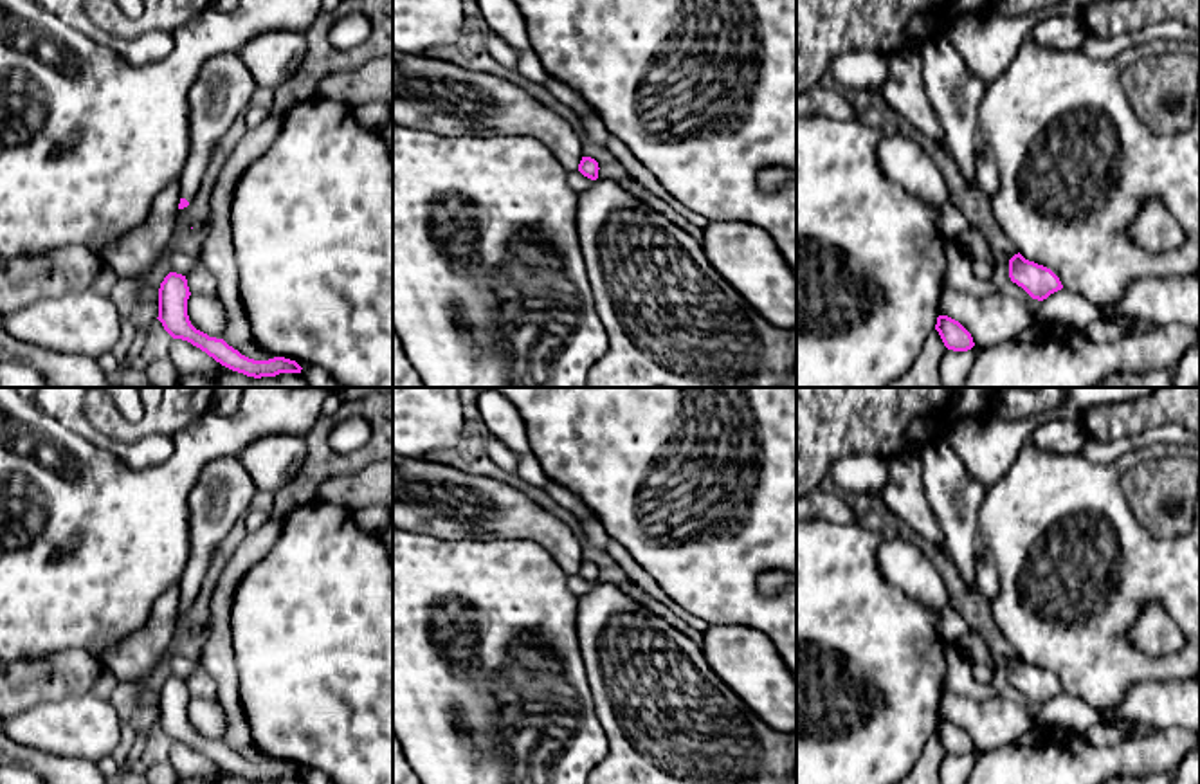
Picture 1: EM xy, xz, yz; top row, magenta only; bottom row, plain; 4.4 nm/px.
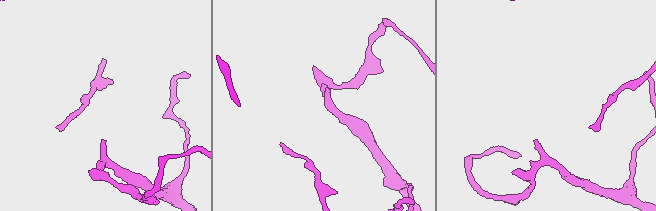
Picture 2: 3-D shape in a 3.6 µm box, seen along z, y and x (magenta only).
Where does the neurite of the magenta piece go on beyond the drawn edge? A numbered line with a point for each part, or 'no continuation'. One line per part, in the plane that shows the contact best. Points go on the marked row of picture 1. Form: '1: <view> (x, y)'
1: xy (222, 91)

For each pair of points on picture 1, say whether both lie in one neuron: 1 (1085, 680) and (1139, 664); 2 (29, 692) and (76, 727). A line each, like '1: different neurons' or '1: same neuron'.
1: same neuron
2: different neurons

